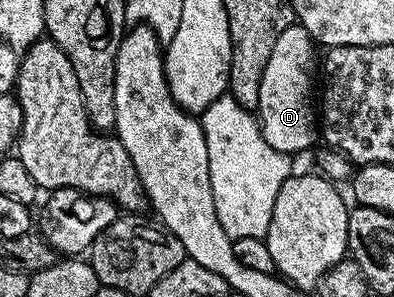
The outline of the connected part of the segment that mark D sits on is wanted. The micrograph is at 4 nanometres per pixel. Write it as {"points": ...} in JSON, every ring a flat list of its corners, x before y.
{"points":[[299,23,288,26,276,46,272,58,264,66,264,78,260,82,260,102,256,115,262,126,262,133,270,146,287,154,302,152,310,148,320,136,320,124,316,119,316,84,314,88,314,63,319,63,316,45]]}

